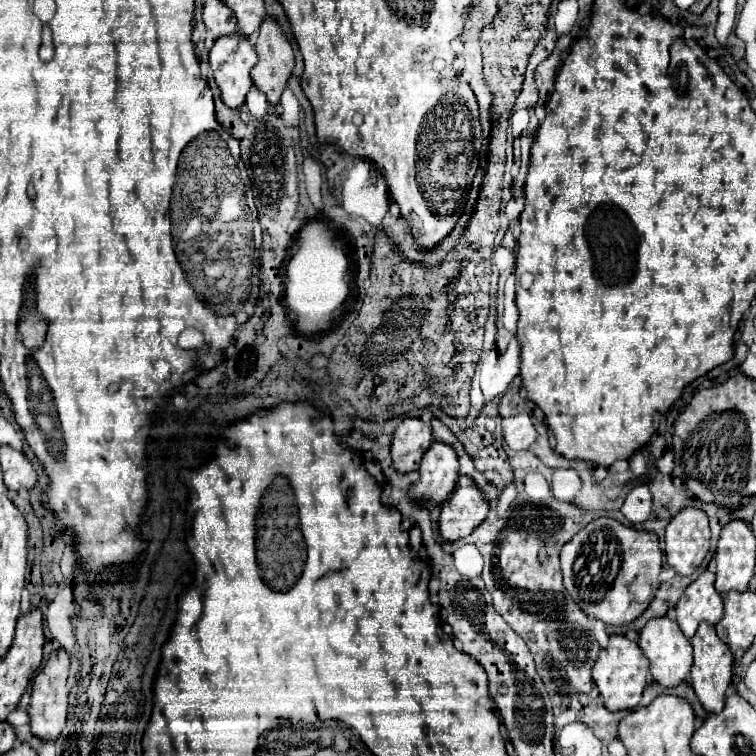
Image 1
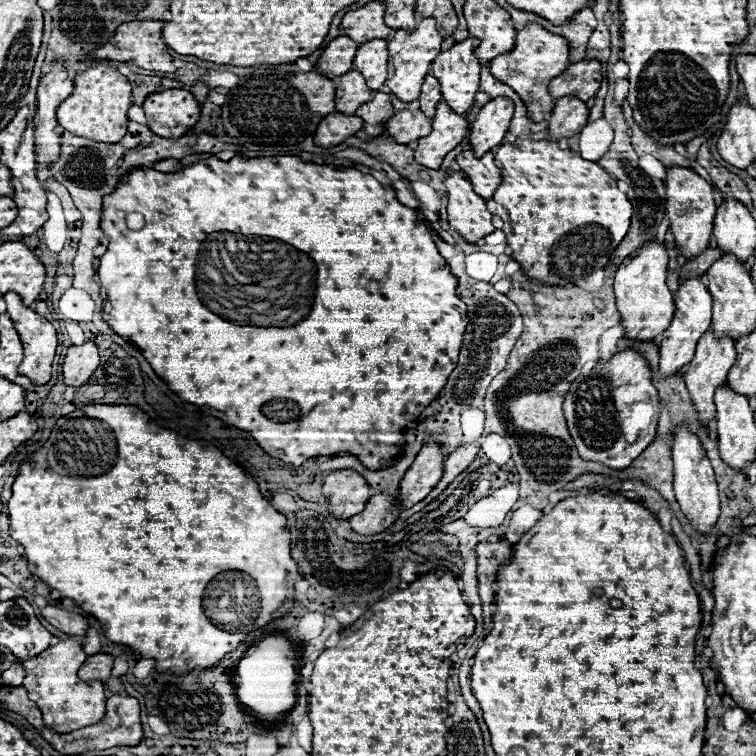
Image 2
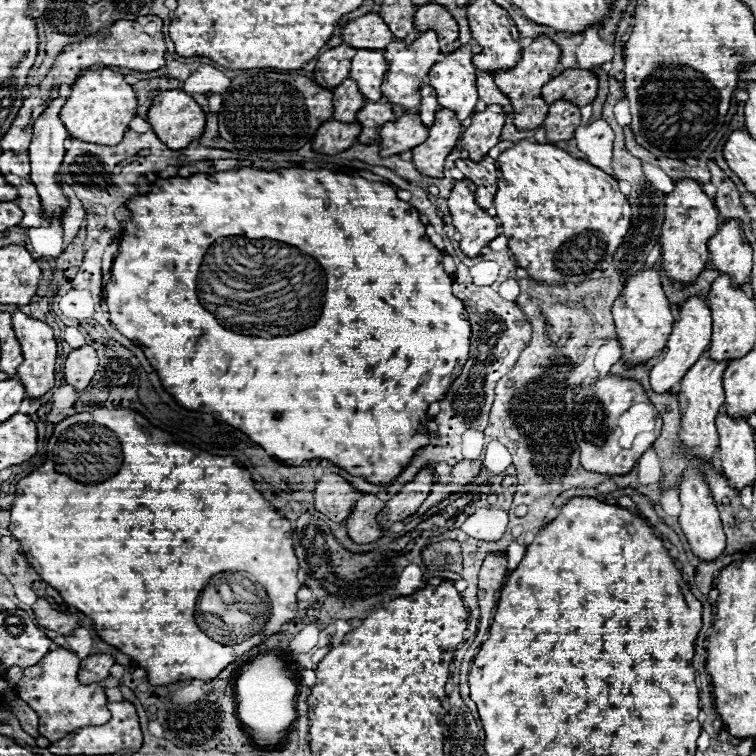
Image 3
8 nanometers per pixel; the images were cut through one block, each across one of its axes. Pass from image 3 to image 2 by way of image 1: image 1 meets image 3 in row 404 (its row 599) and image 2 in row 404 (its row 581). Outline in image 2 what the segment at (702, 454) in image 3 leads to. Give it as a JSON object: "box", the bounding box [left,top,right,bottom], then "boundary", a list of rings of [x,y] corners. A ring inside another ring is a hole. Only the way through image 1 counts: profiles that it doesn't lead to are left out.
{"box":[684,330,736,426],"boundary":[[[708,330],[708,332],[702,334],[702,338],[698,340],[698,346],[696,346],[696,356],[688,364],[688,370],[686,370],[686,376],[684,378],[686,378],[688,392],[692,394],[696,412],[698,412],[698,420],[704,426],[708,426],[708,422],[716,414],[716,408],[714,408],[714,392],[716,392],[716,386],[722,386],[726,382],[726,374],[734,366],[734,362],[736,362],[736,350],[734,350],[734,340],[732,338],[728,338],[728,336],[716,338],[716,334],[712,330]]]}

